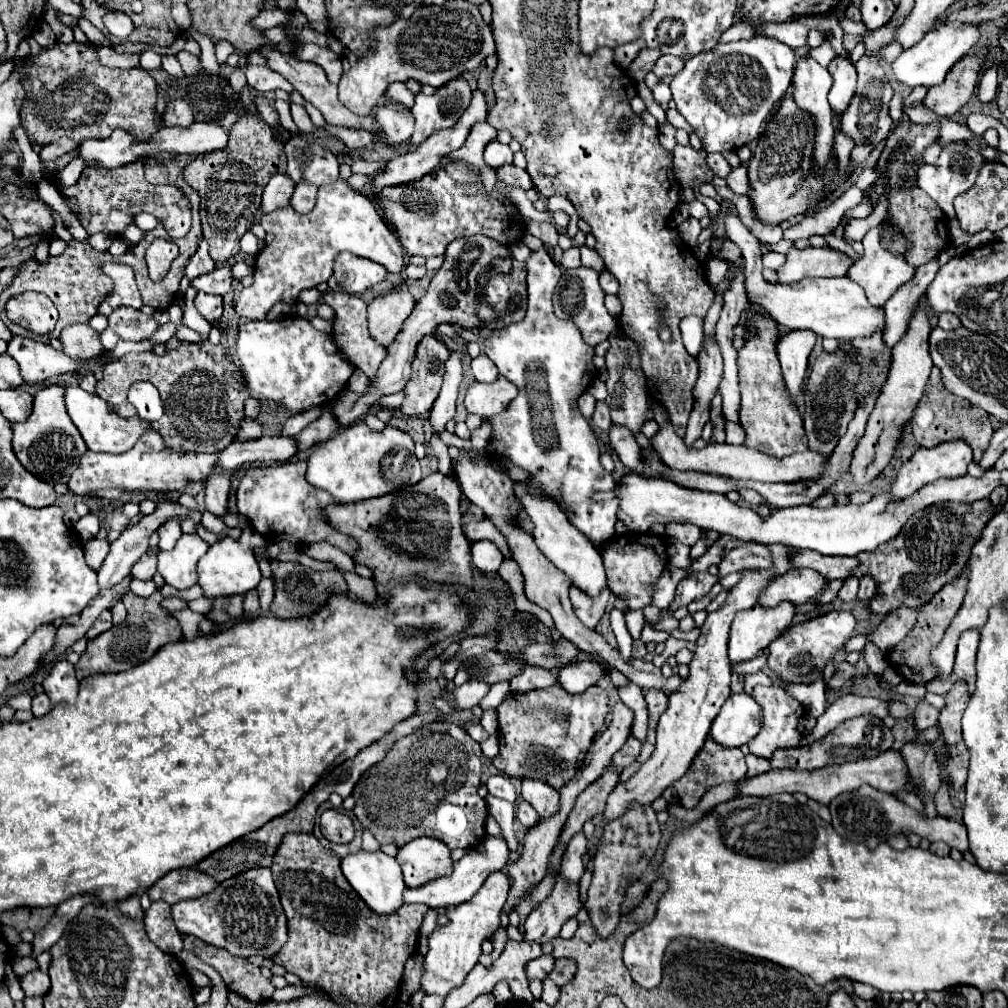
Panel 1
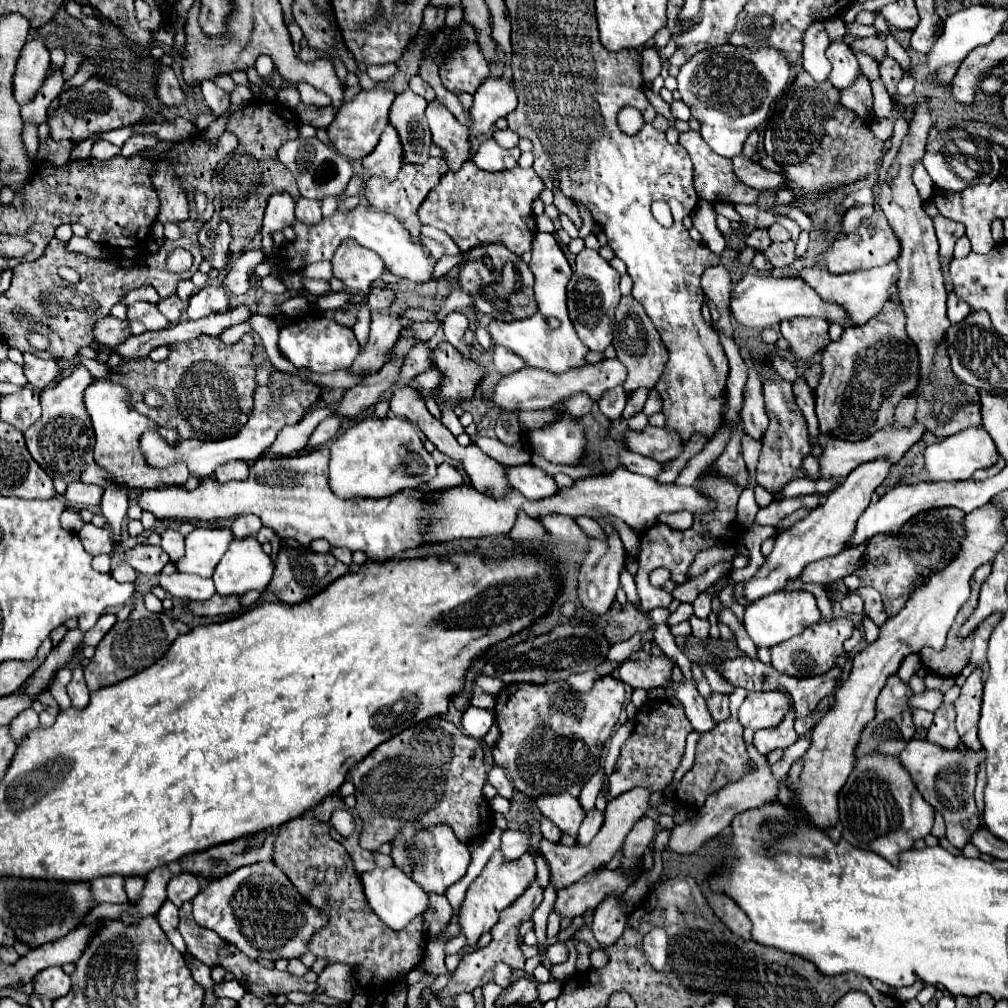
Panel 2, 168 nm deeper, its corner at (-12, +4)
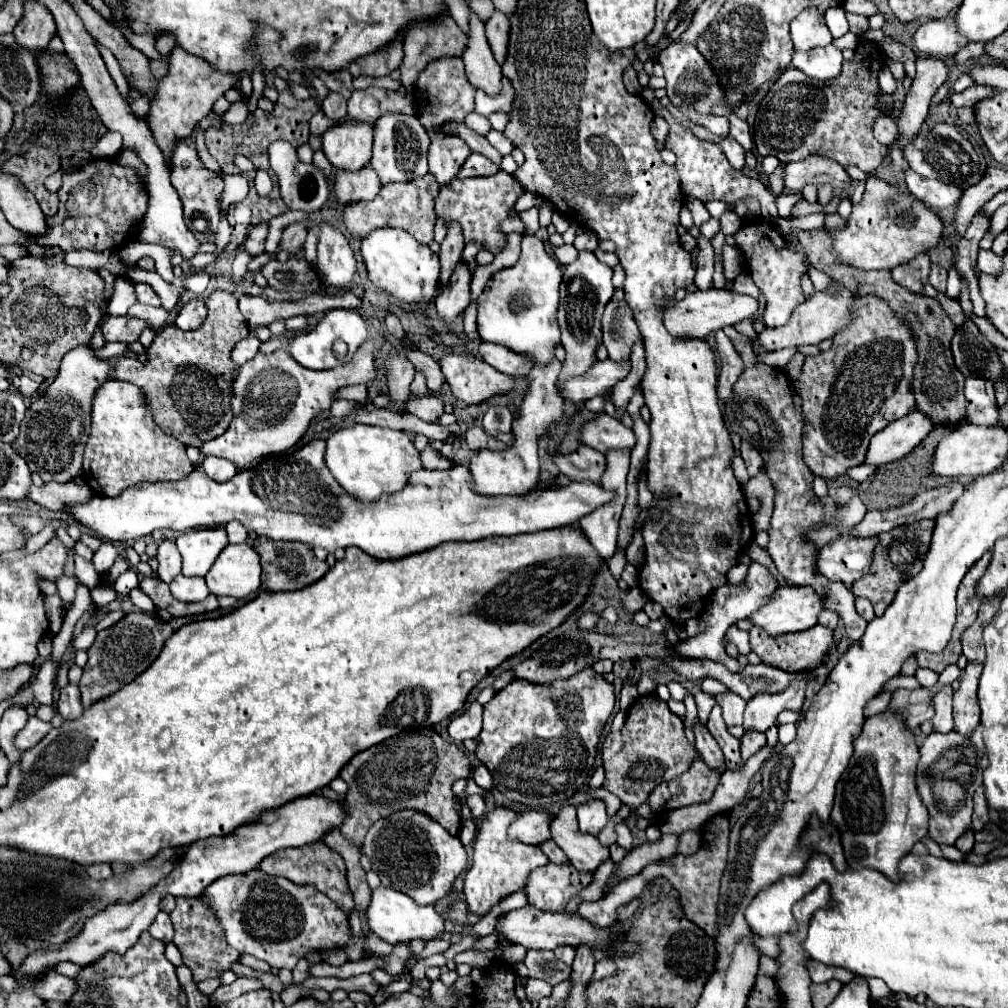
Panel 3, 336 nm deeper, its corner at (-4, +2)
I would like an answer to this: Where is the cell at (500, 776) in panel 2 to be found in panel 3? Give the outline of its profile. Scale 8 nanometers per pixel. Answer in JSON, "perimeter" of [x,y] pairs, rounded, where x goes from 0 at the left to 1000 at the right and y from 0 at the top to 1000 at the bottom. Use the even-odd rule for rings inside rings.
{"perimeter":[[[473,759],[473,761],[469,763],[469,775],[471,775],[475,781],[483,783],[483,785],[489,781],[487,769],[485,769],[485,765],[483,765],[483,761],[481,761],[481,759]]]}

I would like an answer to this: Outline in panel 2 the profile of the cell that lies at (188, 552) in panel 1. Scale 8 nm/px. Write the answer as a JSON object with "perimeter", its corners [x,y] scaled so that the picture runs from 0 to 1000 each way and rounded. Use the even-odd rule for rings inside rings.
{"perimeter":[[[191,525],[184,533],[184,551],[174,559],[176,566],[193,568],[197,572],[209,572],[229,537],[229,525]]]}

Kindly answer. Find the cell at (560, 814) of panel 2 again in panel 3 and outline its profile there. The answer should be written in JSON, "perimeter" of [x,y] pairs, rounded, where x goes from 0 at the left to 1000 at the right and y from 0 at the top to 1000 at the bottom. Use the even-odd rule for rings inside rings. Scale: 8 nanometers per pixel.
{"perimeter":[[[559,801],[555,805],[547,816],[547,828],[572,864],[590,866],[590,862],[604,852],[604,840],[598,840],[594,832],[574,824],[570,801]]]}

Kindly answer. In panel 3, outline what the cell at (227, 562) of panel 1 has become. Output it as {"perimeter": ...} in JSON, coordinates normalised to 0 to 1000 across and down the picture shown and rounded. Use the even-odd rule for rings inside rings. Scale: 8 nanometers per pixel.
{"perimeter":[[[245,539],[225,541],[203,570],[203,576],[211,590],[241,594],[259,580],[257,551]]]}

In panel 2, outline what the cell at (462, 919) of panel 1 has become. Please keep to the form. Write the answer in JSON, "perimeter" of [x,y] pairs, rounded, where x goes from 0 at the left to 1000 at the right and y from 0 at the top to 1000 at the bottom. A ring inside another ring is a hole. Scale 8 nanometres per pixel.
{"perimeter":[[[489,846],[483,854],[477,868],[465,878],[463,890],[455,902],[455,926],[461,928],[463,939],[473,941],[473,934],[479,926],[487,924],[487,920],[495,914],[495,908],[501,900],[505,900],[531,872],[531,854],[527,846],[521,846],[521,850],[513,854],[501,854],[497,846]]]}

